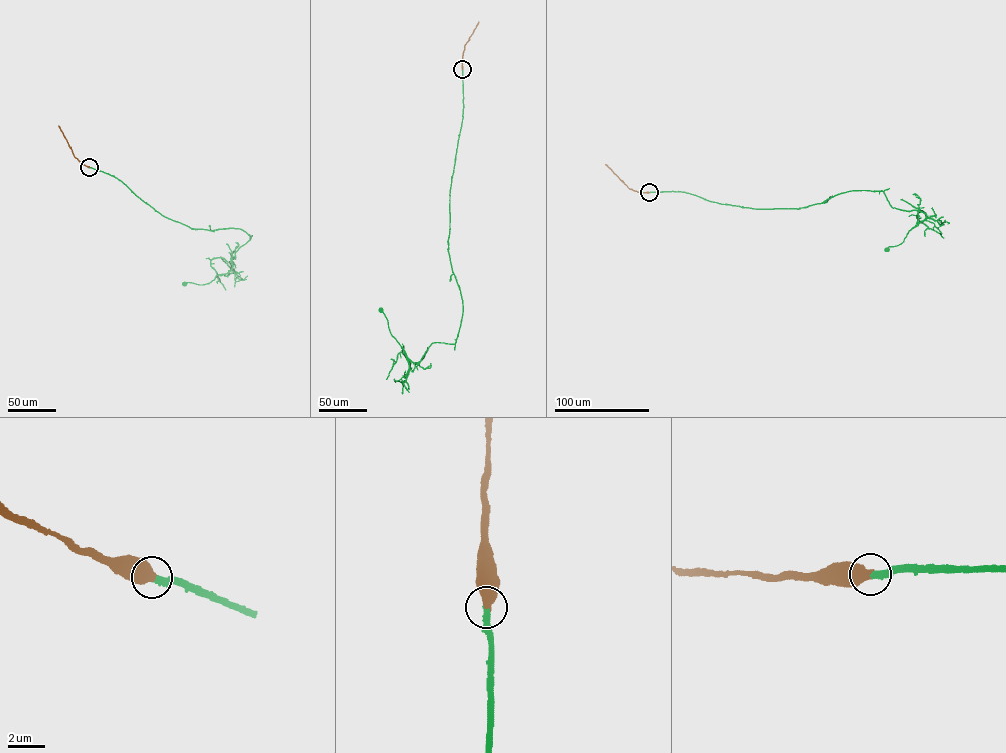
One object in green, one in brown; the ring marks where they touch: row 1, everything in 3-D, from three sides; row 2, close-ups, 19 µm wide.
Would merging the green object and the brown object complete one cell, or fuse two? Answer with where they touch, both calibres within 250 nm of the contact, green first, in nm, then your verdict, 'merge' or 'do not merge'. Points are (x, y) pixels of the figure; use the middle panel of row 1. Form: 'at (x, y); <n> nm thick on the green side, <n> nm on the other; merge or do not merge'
at (462, 69); 320 nm thick on the green side, 550 nm on the other; merge

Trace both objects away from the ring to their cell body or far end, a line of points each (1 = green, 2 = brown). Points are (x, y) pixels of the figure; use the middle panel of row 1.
1: (462, 69), (448, 251), (460, 326), (455, 343), (433, 343), (410, 369), (400, 352), (386, 379)
2: (462, 69), (464, 46), (478, 22)

